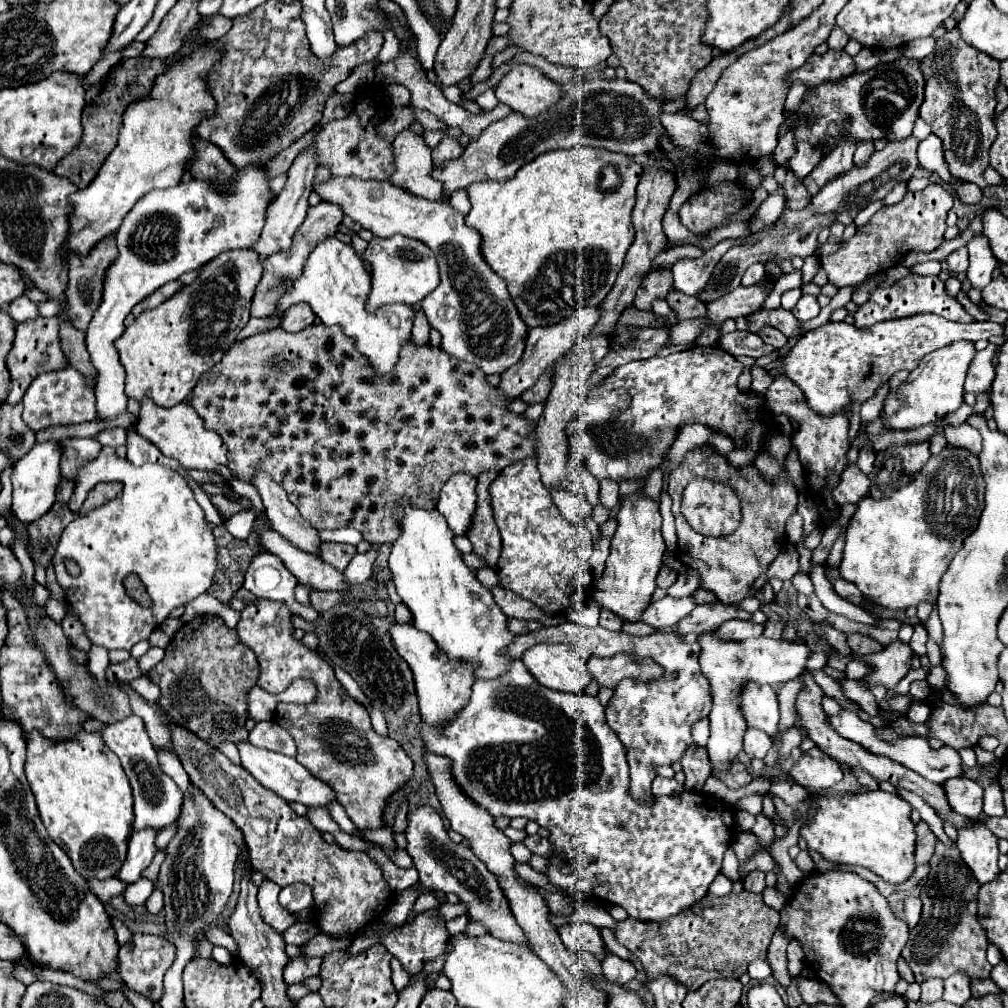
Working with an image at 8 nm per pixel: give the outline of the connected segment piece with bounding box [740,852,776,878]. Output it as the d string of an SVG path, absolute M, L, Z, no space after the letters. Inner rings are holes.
M758 852L750 862L746 862L742 868L740 868L740 876L744 878L750 870L762 870L762 872L774 872L776 870L776 862L774 858L768 854L768 852Z

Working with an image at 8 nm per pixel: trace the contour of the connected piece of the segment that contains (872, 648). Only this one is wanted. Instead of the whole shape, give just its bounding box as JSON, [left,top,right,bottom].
[848,634,884,656]

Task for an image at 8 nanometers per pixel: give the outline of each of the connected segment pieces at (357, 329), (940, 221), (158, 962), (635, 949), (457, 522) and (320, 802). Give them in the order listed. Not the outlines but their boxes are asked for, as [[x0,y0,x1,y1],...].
[[276,236,414,374],[820,184,954,288],[118,934,174,1002],[616,890,780,992],[438,474,476,536],[236,742,336,808]]

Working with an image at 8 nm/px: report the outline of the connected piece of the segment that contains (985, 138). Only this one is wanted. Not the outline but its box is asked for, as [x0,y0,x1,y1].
[920,30,1000,188]

